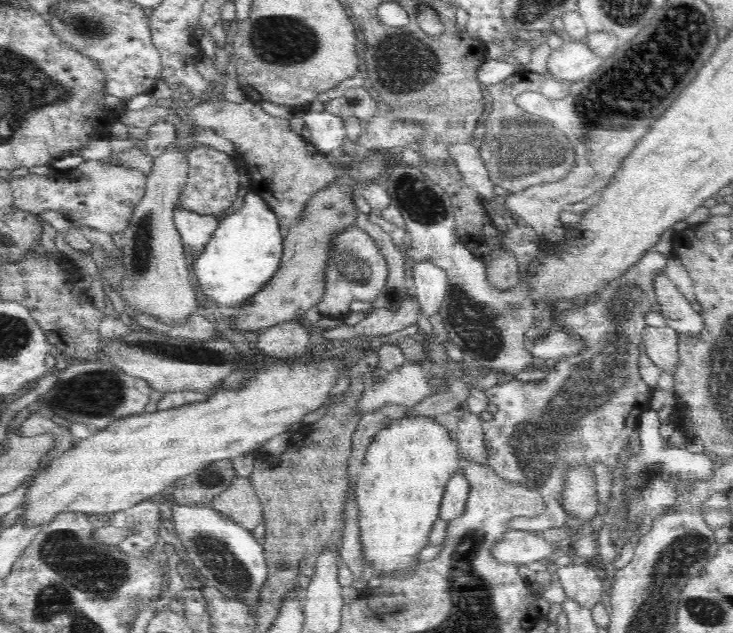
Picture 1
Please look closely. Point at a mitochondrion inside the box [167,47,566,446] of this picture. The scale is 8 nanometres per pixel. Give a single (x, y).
(480, 327)

